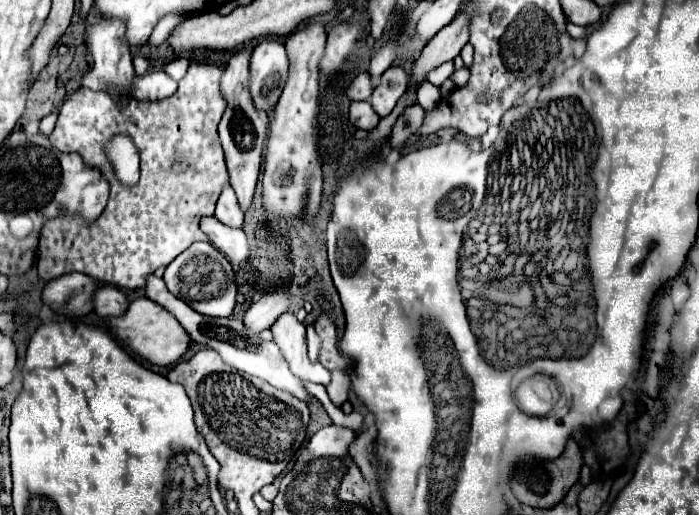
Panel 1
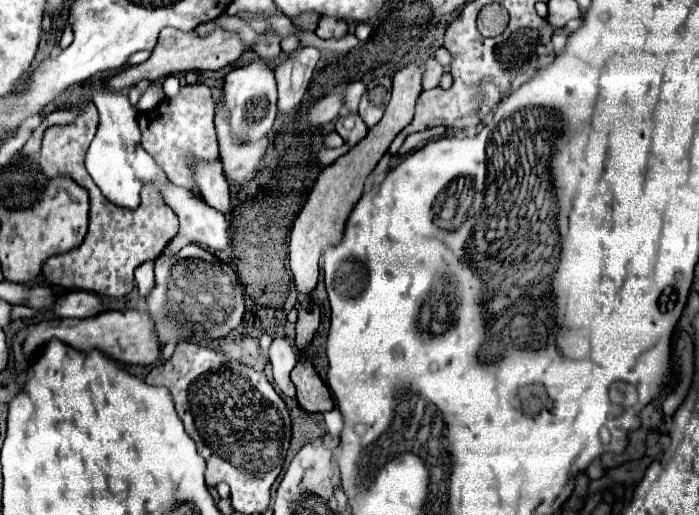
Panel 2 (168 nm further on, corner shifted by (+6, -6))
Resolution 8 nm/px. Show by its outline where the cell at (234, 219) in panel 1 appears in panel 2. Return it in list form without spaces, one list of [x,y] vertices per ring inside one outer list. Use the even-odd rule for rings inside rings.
[[[197,163],[195,165],[195,177],[197,185],[201,189],[201,197],[207,205],[221,213],[231,211],[231,199],[229,199],[229,183],[223,177],[221,163]]]

